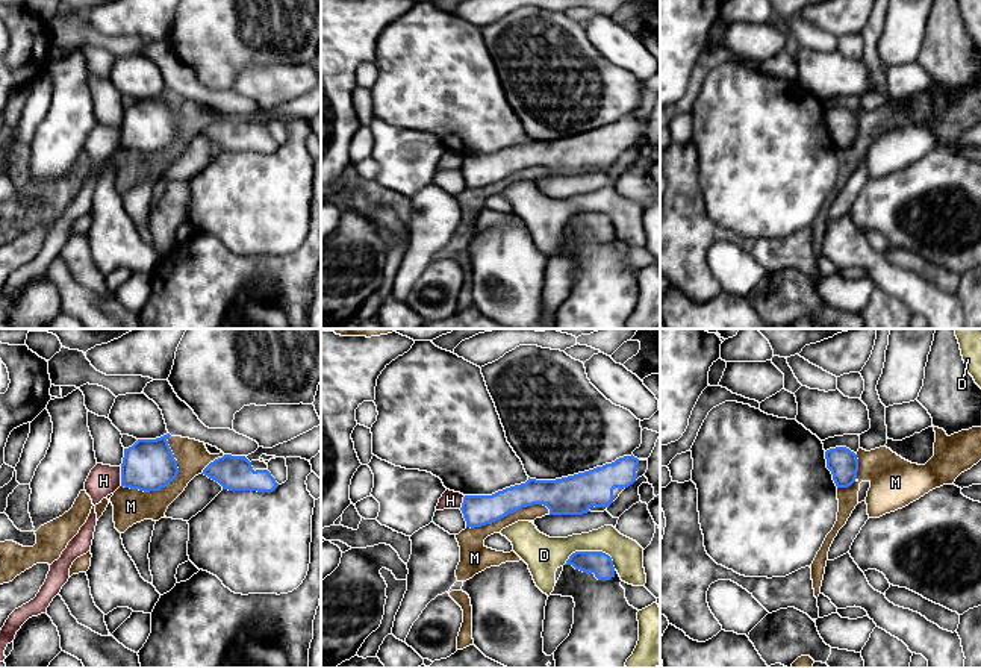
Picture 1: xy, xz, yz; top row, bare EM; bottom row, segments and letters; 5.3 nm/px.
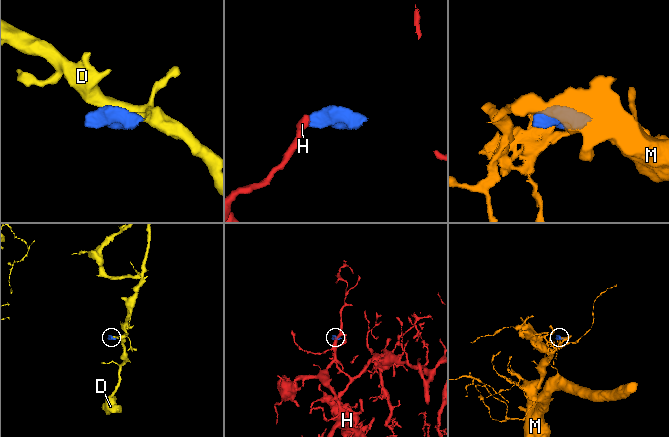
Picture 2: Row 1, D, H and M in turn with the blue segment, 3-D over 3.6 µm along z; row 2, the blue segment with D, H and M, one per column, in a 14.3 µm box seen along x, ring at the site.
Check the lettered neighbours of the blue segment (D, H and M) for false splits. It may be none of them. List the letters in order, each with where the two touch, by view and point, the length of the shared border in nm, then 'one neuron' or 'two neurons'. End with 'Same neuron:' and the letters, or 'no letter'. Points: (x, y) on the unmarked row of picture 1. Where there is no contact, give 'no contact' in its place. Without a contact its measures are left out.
D: xz (592, 212) | 280 nm | two neurons
H: xy (121, 137) | 100 nm | two neurons
M: xy (168, 143) | 380 nm | two neurons
Same neuron: no letter

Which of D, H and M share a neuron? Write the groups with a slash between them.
D / H / M

